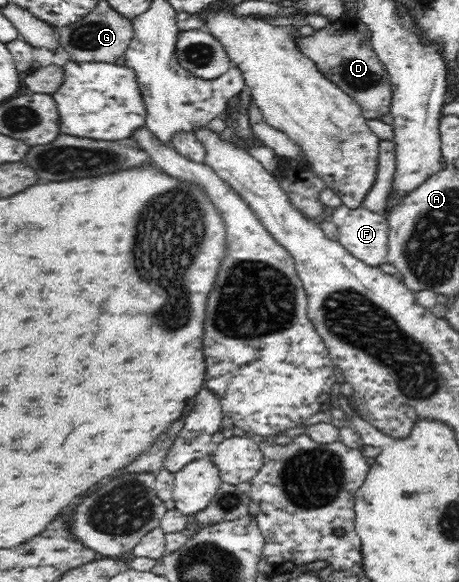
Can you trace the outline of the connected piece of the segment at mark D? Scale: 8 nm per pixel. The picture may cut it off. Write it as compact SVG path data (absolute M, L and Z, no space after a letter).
M354 16L329 21L325 28L309 37L298 37L299 49L311 59L333 83L350 95L362 109L365 119L382 119L390 113L391 82L387 69L371 43L371 30Z

